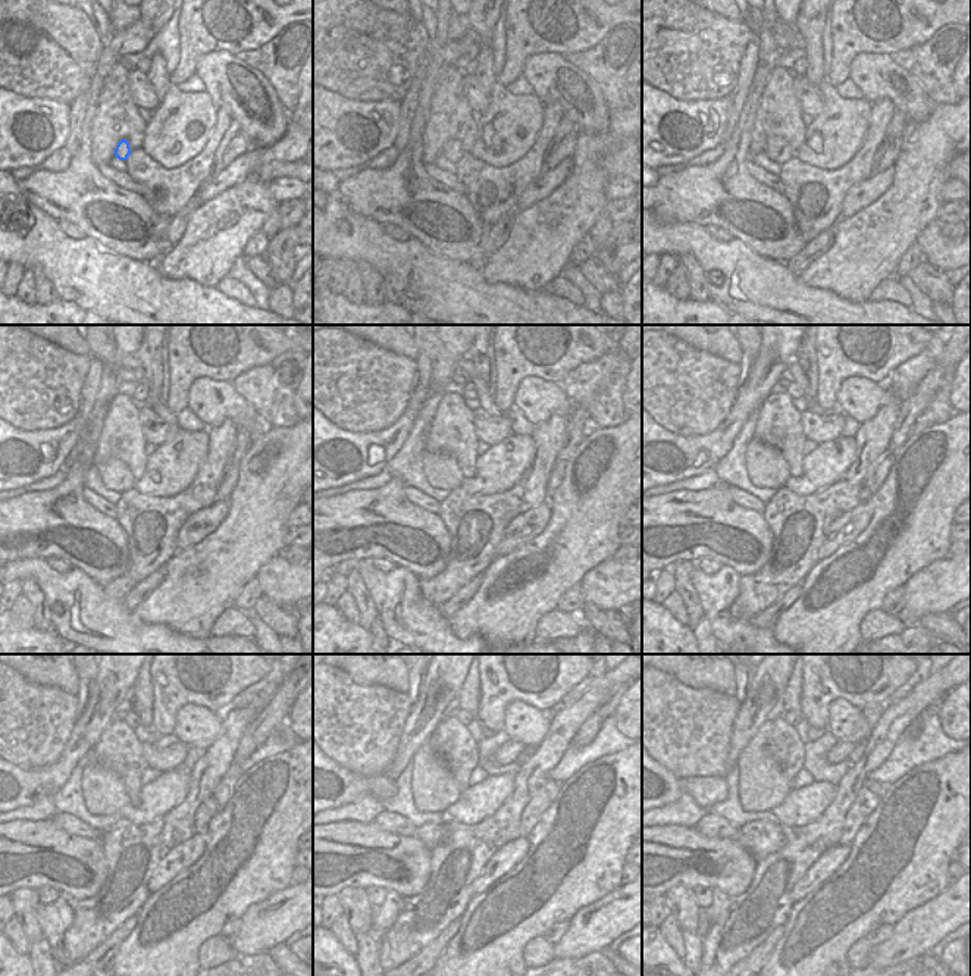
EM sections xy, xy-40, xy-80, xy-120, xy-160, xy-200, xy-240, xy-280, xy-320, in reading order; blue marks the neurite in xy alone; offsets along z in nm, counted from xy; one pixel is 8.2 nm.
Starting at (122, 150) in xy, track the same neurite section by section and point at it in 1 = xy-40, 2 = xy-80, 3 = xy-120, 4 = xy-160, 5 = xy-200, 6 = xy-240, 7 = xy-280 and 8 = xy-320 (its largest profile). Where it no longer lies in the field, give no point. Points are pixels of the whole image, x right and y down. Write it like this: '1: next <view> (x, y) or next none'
1: next xy-40 (451, 150)
2: next xy-80 (777, 149)
3: next xy-120 (116, 476)
4: next xy-160 (441, 471)
5: next xy-200 (769, 468)
6: next xy-240 (109, 795)
7: next xy-280 (439, 788)
8: next xy-320 (770, 787)

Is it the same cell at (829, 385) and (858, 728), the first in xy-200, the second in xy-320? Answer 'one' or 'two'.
two

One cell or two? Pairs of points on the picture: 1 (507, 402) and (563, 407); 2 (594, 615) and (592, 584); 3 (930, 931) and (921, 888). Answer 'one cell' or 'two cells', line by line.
1: two cells
2: two cells
3: two cells

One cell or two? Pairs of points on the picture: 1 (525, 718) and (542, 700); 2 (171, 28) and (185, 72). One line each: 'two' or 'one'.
1: two
2: two

